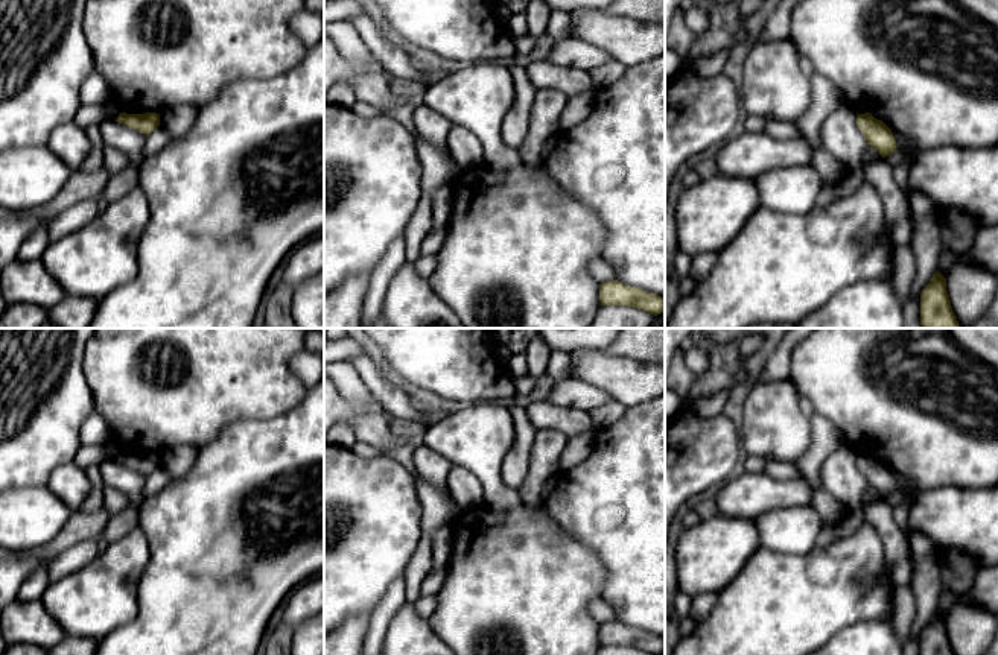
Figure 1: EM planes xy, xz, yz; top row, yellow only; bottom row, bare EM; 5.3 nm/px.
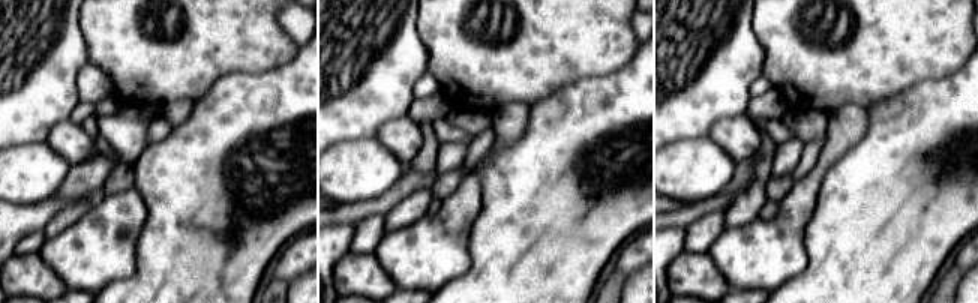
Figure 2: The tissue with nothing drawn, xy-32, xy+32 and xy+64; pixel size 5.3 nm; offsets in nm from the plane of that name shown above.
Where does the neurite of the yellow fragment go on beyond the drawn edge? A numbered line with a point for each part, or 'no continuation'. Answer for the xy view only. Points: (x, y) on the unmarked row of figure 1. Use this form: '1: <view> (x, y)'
no continuation

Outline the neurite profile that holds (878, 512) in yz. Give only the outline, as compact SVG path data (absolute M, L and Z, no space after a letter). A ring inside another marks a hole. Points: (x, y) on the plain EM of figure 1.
M881 497L863 503L861 508L866 514L866 521L875 527L884 544L884 558L892 571L893 585L910 585L913 573L910 562L910 540L896 524L893 506Z

